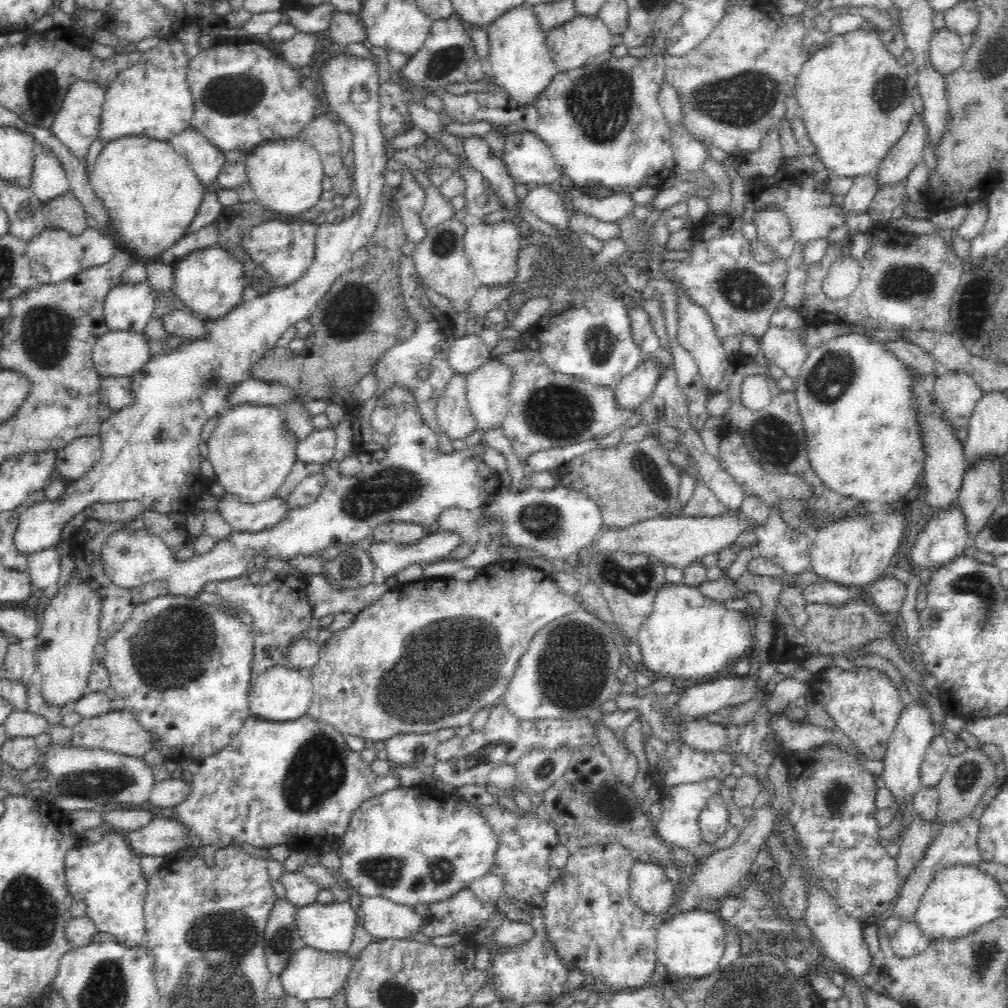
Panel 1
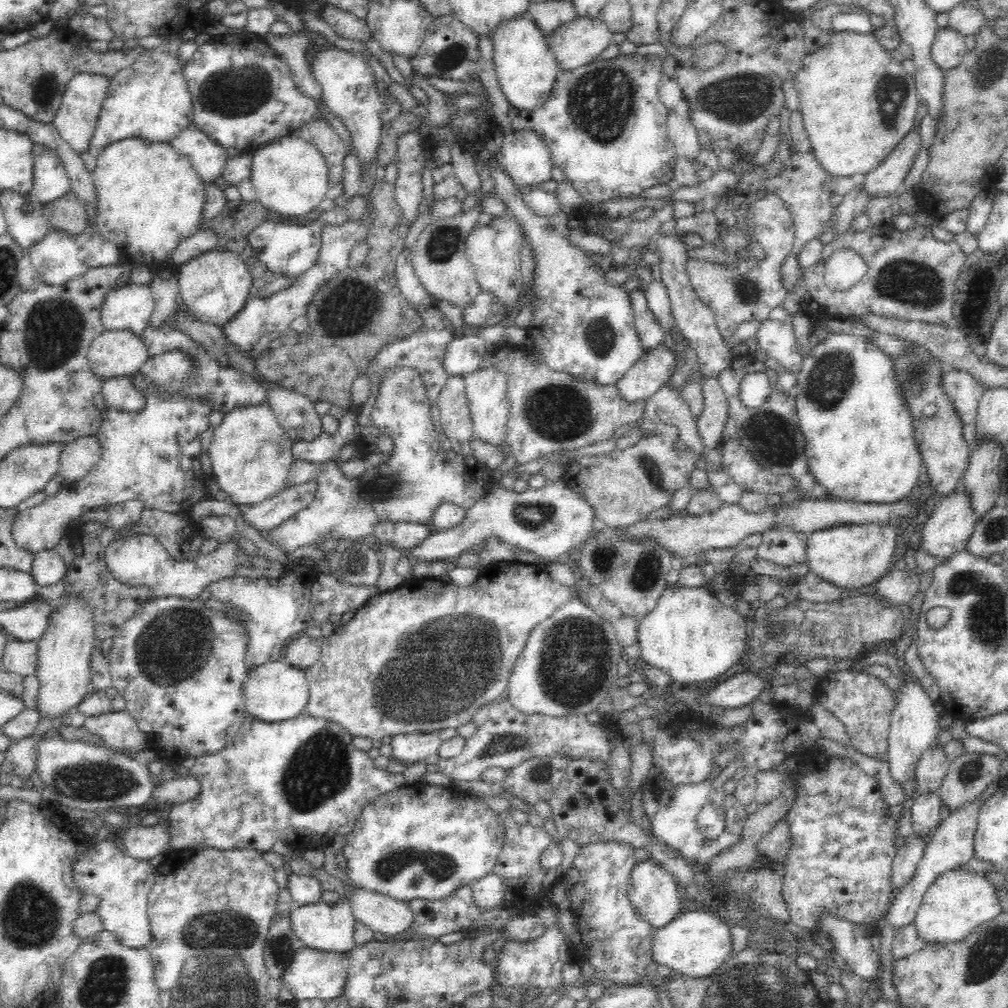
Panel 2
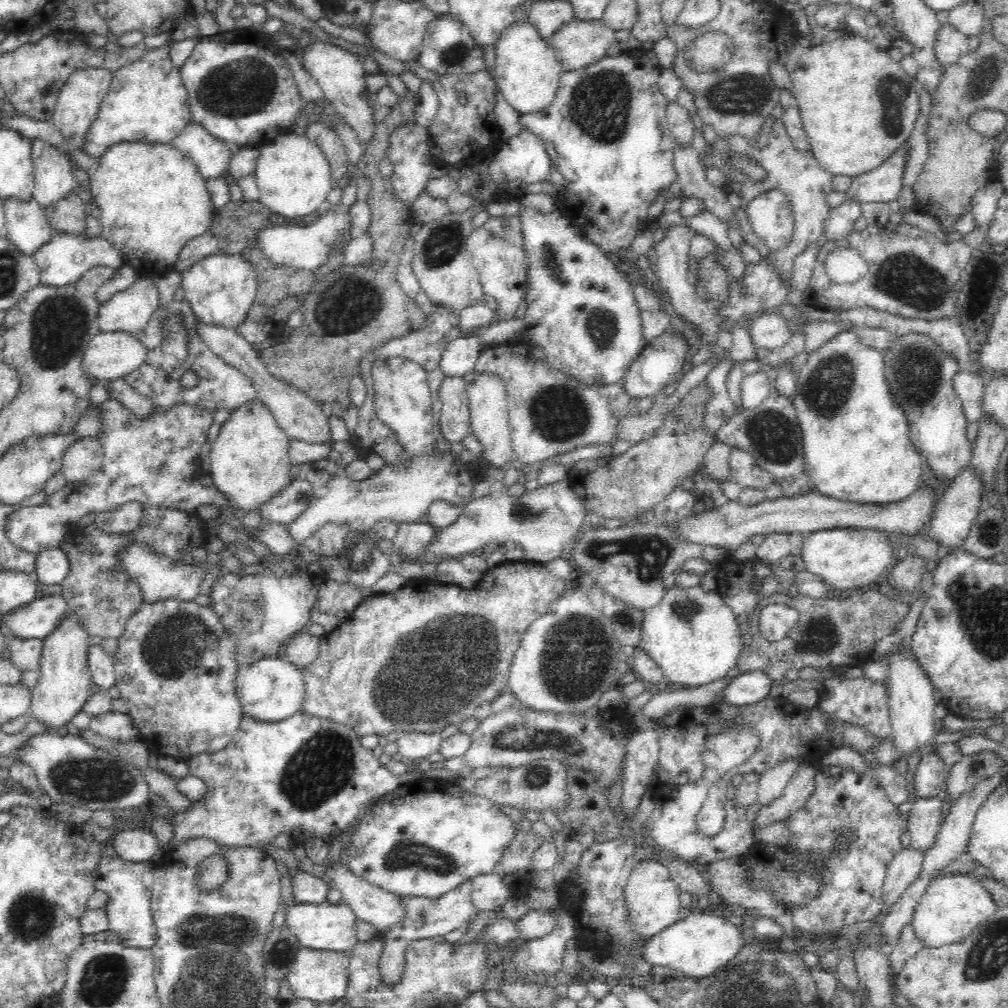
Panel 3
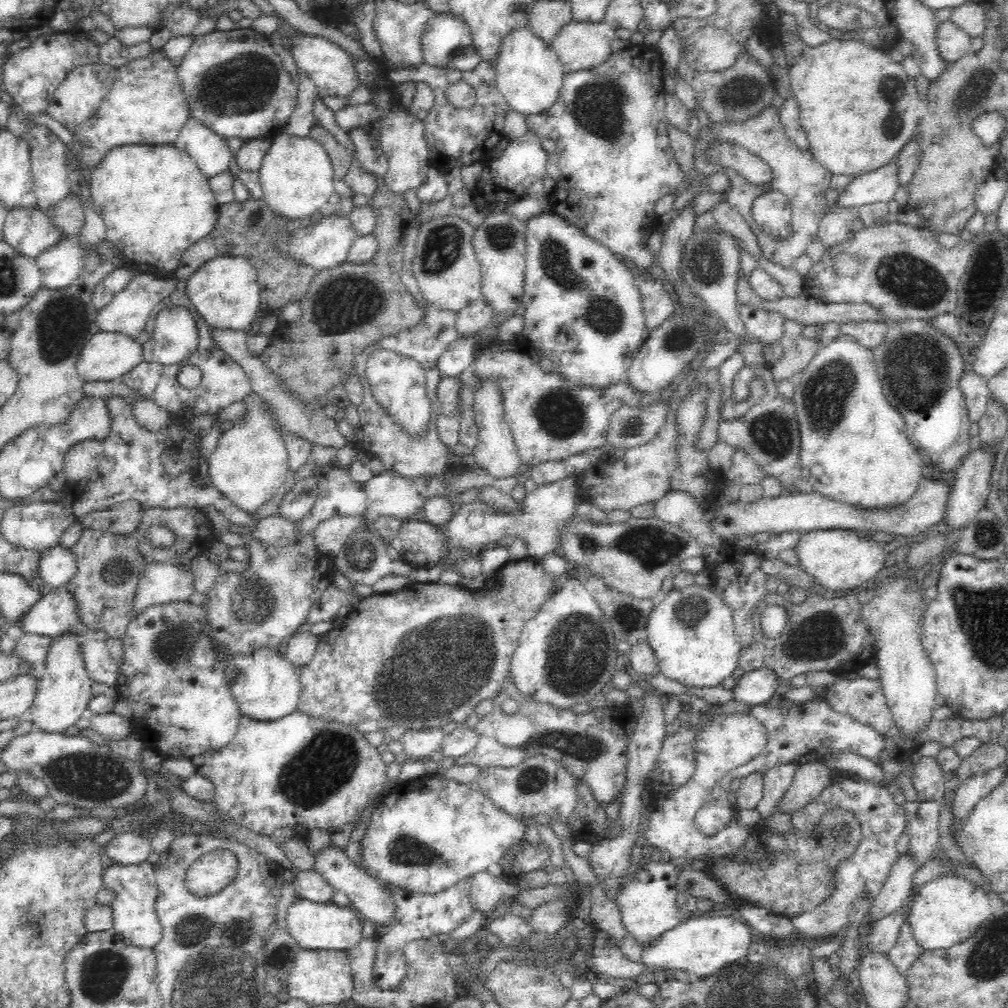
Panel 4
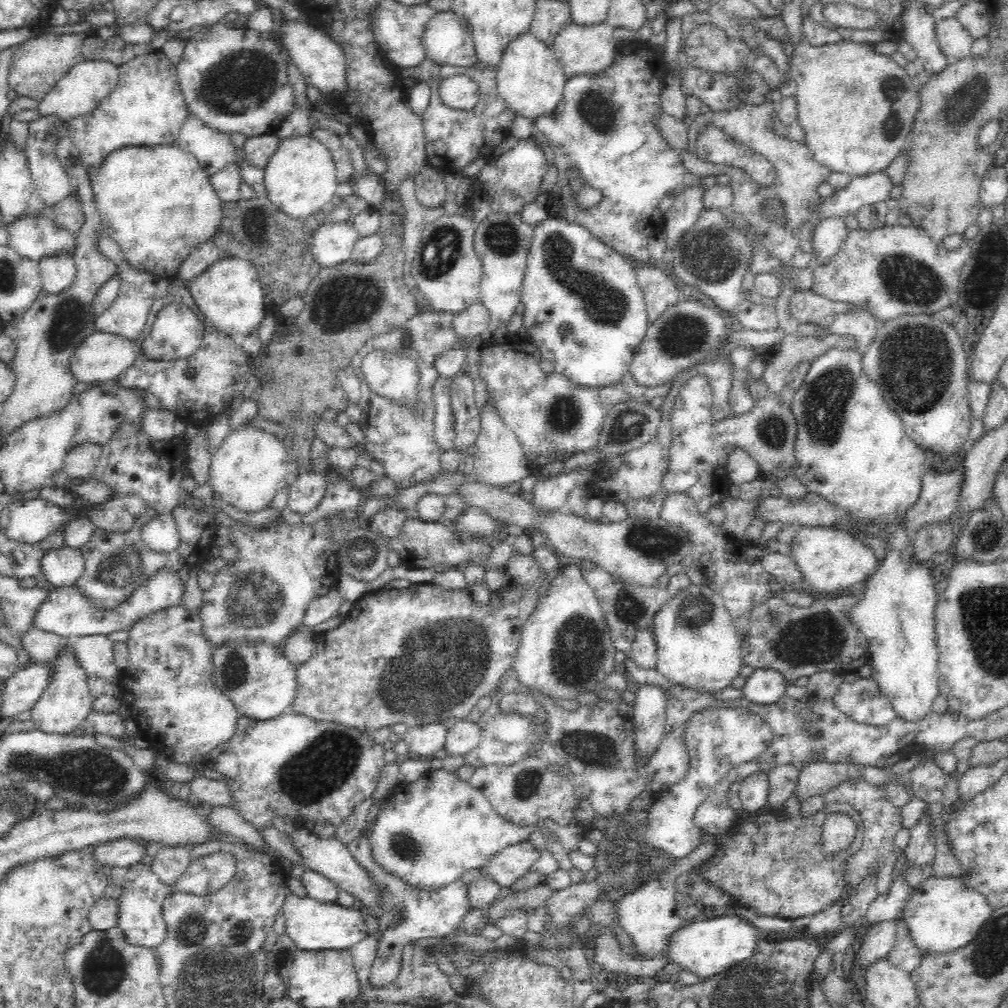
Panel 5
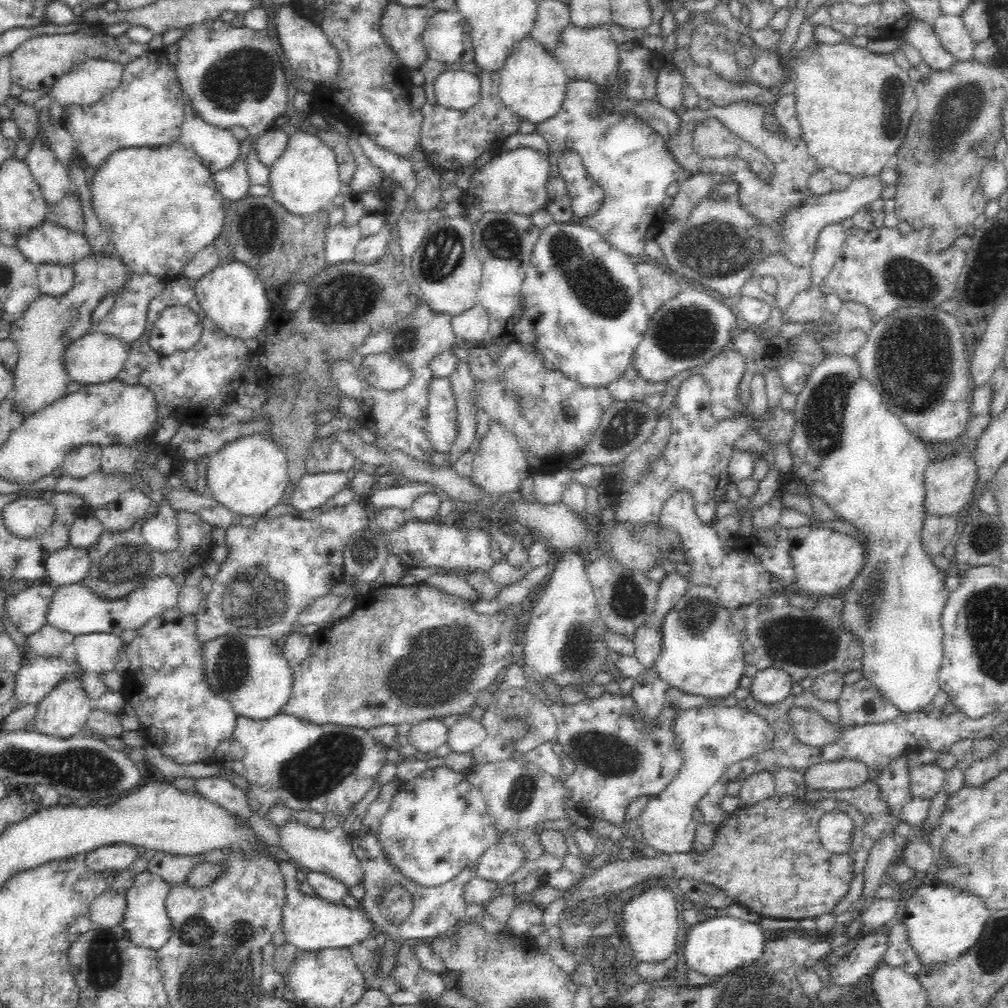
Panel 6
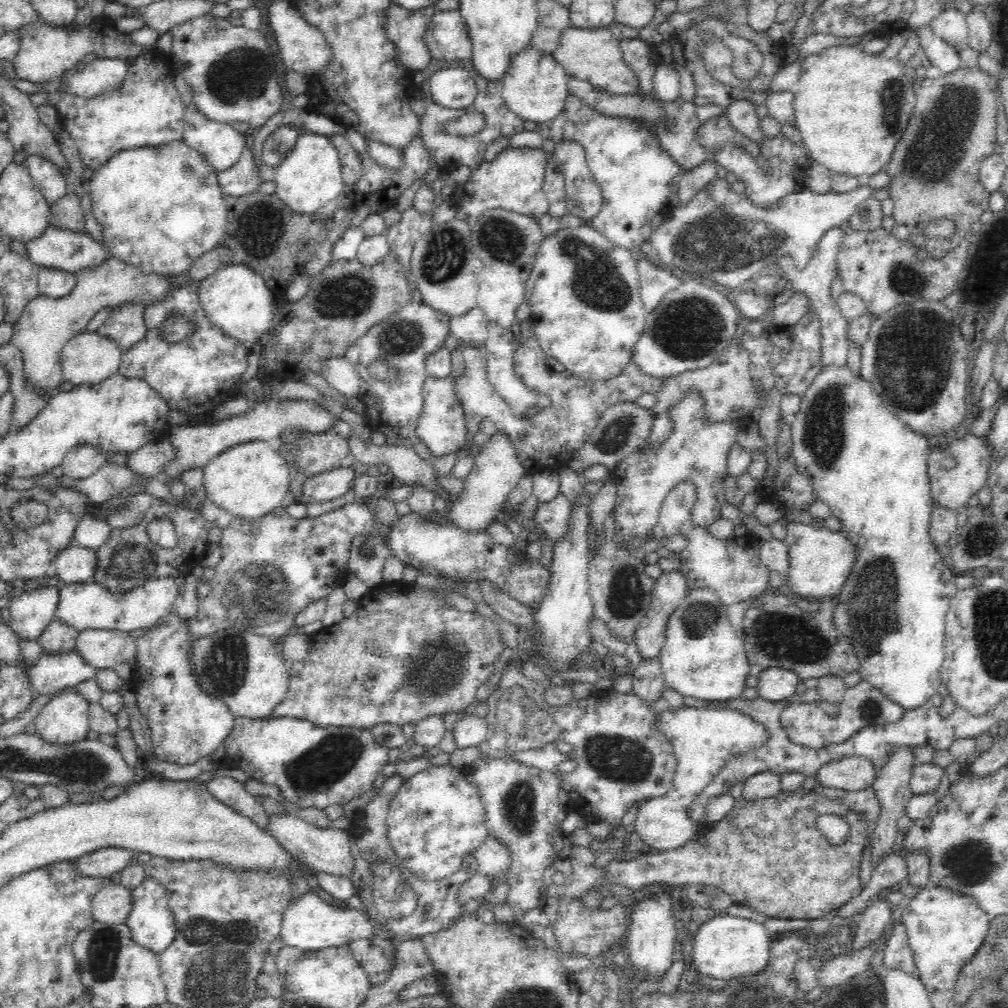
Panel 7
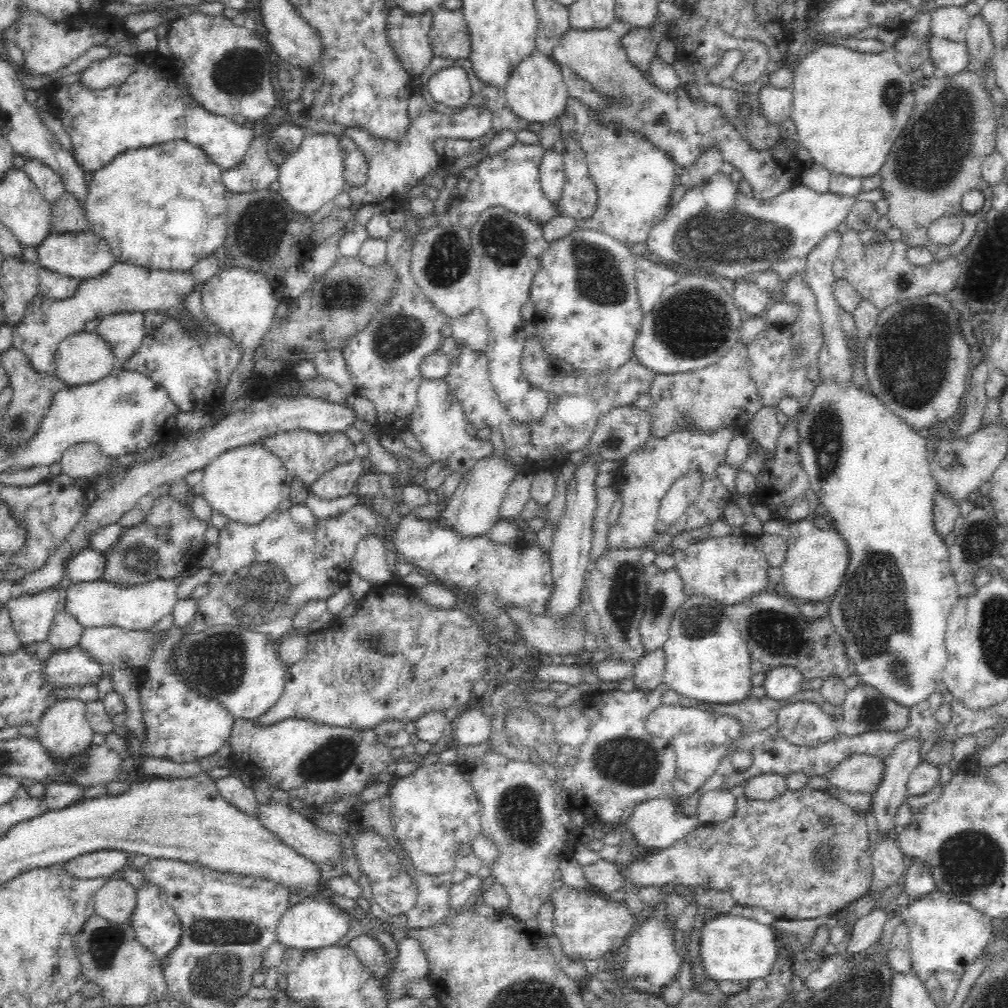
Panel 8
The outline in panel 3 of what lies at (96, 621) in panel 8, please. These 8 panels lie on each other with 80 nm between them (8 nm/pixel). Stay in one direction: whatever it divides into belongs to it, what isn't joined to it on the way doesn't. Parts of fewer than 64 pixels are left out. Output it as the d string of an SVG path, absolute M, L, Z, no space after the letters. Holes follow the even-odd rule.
M141 544L130 546L123 557L123 566L127 569L128 577L140 587L141 599L144 604L164 602L170 598L182 601L192 601L199 593L198 585L202 578L202 567L196 564L179 564L166 557L156 557L152 550L147 550ZM63 594L43 595L41 598L36 597L32 604L12 612L10 616L2 614L2 620L6 622L14 636L28 638L36 637L45 639L50 636L64 620L68 618L68 601Z

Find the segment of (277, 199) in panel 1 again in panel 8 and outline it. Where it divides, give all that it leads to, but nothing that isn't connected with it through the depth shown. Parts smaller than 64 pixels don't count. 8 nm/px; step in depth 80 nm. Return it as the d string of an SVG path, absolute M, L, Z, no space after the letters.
M344 132L342 134L334 134L334 133L309 133L304 137L304 140L302 140L302 146L294 154L291 154L288 158L285 159L283 163L279 165L279 176L277 177L279 186L280 186L280 193L282 193L282 197L288 201L288 204L297 212L301 213L304 216L308 216L308 214L311 214L313 212L318 212L324 204L330 201L334 201L336 196L340 194L344 190L343 186L345 184L344 180L344 165L343 165L343 158L341 154L341 136L345 135Z

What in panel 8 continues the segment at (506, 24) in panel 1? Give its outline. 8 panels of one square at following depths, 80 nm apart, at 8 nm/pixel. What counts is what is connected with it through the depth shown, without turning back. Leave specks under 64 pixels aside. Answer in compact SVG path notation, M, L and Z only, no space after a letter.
M538 50L518 64L504 90L514 114L529 123L540 122L545 127L564 113L570 97L556 61L552 56L544 55Z

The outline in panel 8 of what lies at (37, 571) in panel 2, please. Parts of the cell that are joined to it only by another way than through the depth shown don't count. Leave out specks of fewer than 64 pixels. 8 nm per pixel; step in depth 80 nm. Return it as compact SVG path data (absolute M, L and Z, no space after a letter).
M90 548L76 554L66 568L66 582L92 582L104 578L107 570L104 552Z

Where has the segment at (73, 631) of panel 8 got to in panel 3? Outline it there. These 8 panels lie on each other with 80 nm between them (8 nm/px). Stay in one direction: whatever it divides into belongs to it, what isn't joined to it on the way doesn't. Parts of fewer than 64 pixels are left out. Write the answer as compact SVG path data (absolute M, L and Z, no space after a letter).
M14 636L7 640L7 648L10 650L9 658L20 667L22 672L37 671L40 667L40 658L44 639L36 637L22 638Z

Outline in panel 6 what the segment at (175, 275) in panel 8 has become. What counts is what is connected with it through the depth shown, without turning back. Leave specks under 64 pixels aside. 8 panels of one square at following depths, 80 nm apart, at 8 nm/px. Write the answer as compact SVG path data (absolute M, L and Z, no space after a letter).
M104 254L84 258L73 266L73 271L74 284L66 294L57 297L38 295L22 316L11 323L9 339L16 344L19 352L11 394L14 409L22 417L34 414L68 393L70 380L63 367L66 346L90 331L90 320L96 306L104 298L118 298L135 274L118 257Z

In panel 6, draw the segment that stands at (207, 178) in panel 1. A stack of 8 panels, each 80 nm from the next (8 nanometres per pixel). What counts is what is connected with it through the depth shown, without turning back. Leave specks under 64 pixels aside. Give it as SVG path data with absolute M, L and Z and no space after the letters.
M183 93L184 122L180 142L200 155L206 168L214 174L232 166L243 155L246 145L240 143L230 128L211 125L192 107L192 101Z

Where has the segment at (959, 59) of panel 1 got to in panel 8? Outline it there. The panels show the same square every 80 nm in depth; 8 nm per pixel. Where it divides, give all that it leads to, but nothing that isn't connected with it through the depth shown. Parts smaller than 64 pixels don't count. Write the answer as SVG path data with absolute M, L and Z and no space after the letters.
M956 6L936 8L931 13L931 19L930 34L952 41L964 41L971 22L971 17L963 8Z

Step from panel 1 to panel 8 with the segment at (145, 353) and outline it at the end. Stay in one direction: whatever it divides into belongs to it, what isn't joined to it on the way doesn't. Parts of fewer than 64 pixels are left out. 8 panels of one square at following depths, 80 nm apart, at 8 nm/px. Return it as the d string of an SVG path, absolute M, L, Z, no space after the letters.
M80 331L66 335L54 351L53 373L66 386L78 386L104 378L115 366L114 355L108 343L96 332Z

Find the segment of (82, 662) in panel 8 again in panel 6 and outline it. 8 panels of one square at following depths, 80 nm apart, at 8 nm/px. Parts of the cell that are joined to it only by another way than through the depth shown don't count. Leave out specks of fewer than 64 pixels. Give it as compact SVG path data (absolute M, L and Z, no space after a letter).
M32 654L16 673L17 697L23 707L36 705L60 682L81 679L87 672L78 658L66 660L61 654L57 657Z

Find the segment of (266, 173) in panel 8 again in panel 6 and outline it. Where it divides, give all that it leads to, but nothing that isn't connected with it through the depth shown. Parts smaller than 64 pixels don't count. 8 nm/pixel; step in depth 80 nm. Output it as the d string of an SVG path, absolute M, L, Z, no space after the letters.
M246 150L238 157L232 166L213 174L218 191L225 199L238 200L248 196L250 183L248 168L246 168Z

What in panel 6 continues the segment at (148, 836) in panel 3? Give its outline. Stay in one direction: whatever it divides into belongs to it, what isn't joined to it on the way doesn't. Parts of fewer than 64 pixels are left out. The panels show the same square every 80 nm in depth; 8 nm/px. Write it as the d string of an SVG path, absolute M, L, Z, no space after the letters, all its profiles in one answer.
M112 845L102 846L96 850L85 854L85 865L90 872L114 872L114 870L124 871L138 859L141 851L133 846Z

